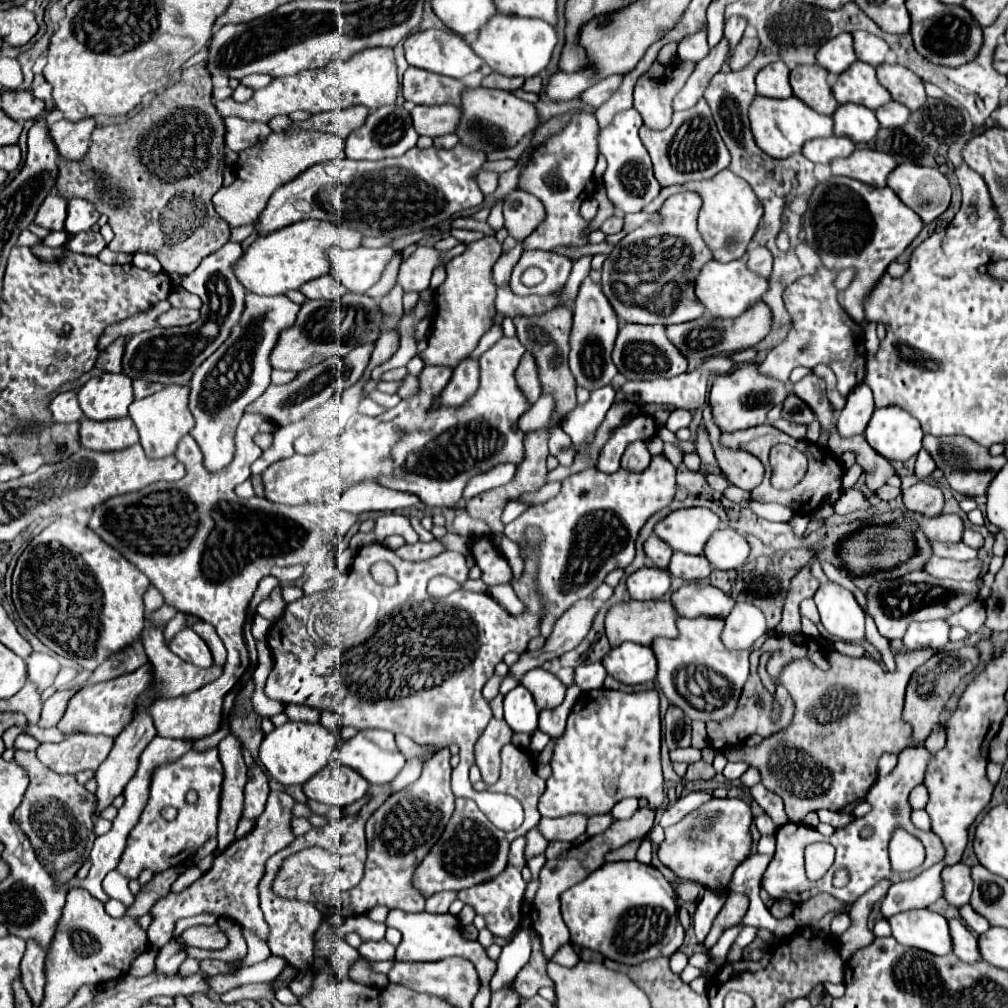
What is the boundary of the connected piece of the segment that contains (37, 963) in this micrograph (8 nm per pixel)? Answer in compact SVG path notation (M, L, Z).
M28 941L26 945L28 949L22 959L22 985L32 1005L40 1005L44 997L44 983L46 983L46 975L44 975L46 953L40 945L34 945L34 941Z

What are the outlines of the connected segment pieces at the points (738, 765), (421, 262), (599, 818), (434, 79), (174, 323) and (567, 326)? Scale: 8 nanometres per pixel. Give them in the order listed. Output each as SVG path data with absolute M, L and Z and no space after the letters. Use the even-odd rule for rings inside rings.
M728 762L723 770L726 780L732 782L740 779L741 775L746 771L746 763L744 762Z
M464 243L456 245L450 251L438 251L432 245L420 245L416 253L410 255L408 261L400 265L398 283L404 291L424 291L430 285L430 277L436 267L448 263L452 257L462 255L466 249Z
M608 813L588 817L588 825L586 825L586 833L588 833L588 837L602 833L602 831L604 831L604 829L606 829L606 827L612 823L612 821L614 821L614 819L612 819Z
M408 67L402 79L402 95L416 105L460 105L460 93L466 85L458 79L436 75L418 67Z
M170 309L168 313L158 317L160 327L178 327L178 325L190 325L200 317L200 311L194 309Z
M558 307L554 311L548 311L544 315L530 315L530 317L514 317L514 327L520 343L534 355L536 367L538 367L538 379L542 385L544 395L552 395L556 403L556 413L550 421L550 425L560 425L562 419L576 407L576 381L566 365L566 357L570 351L568 335L572 329L572 309Z

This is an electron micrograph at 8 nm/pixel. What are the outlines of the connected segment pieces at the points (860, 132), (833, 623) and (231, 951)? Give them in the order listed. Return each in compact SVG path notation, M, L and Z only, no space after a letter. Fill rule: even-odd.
M840 105L834 119L834 135L848 137L854 143L868 143L876 137L880 123L874 115L874 111L860 107L860 105Z
M828 581L818 587L814 603L820 611L824 629L842 641L864 639L864 611L854 595L842 585Z
M219 918L218 926L226 935L228 935L229 943L226 949L222 951L202 951L196 947L186 947L188 957L196 957L196 959L220 959L220 961L232 961L232 959L240 959L246 955L246 941L240 933L239 925L227 918Z

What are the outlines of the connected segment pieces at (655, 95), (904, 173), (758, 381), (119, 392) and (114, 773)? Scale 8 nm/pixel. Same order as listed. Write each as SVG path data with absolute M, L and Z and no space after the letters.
M676 61L668 67L654 63L634 89L634 109L650 129L666 129L672 117L672 99L684 87L694 63Z
M898 165L888 175L888 187L904 205L918 213L924 223L932 223L950 203L950 183L932 167Z
M744 363L738 369L734 369L730 375L716 377L710 389L710 405L712 405L714 421L722 431L736 431L736 429L762 425L766 423L766 413L774 405L782 405L790 393L792 389L786 383L762 375L758 363Z
M102 373L94 375L78 393L80 409L88 419L106 421L128 415L128 405L134 401L132 381L126 375Z
M136 711L132 715L132 721L126 725L126 729L122 729L122 733L114 739L114 747L112 751L108 753L108 757L100 763L100 767L96 769L96 809L94 809L94 815L98 817L106 807L112 805L114 797L122 795L126 783L130 781L130 777L134 775L134 771L138 769L138 759L142 755L142 751L146 749L146 745L156 737L156 727L154 727L154 721L150 717L150 713L146 711Z

